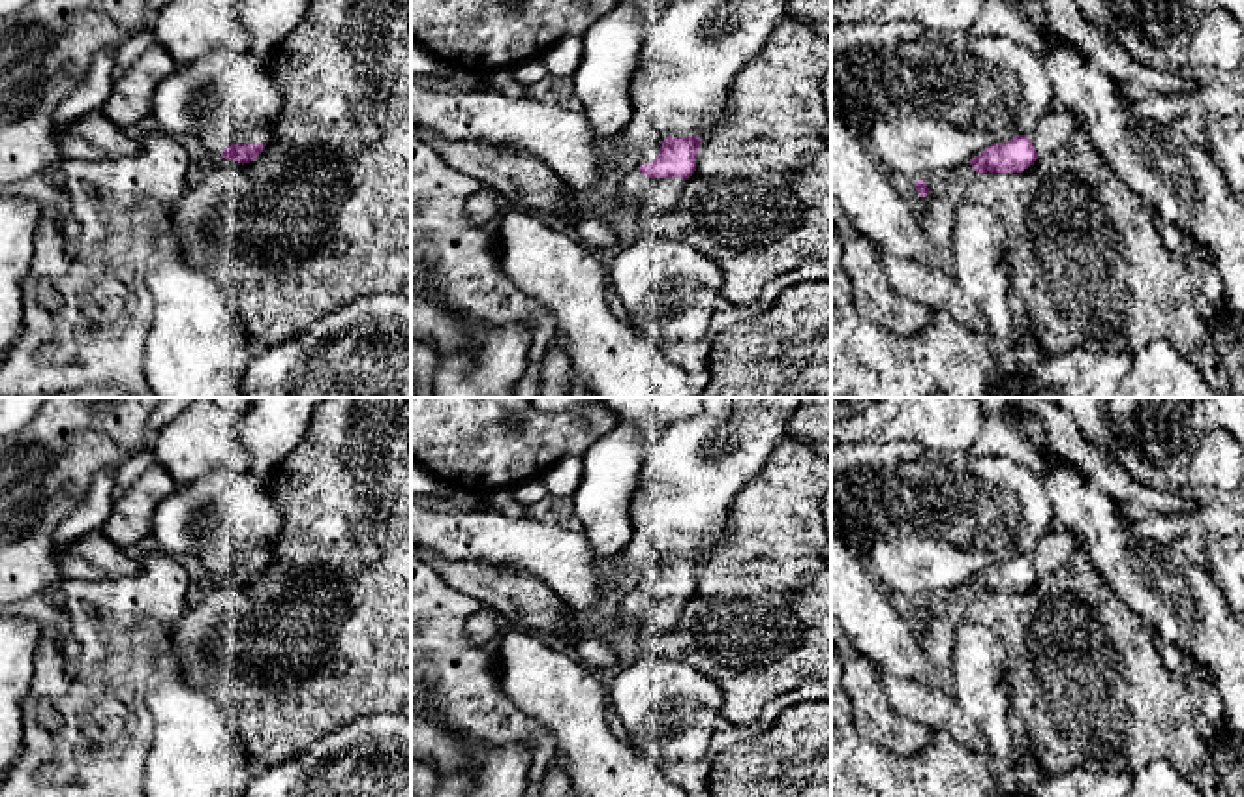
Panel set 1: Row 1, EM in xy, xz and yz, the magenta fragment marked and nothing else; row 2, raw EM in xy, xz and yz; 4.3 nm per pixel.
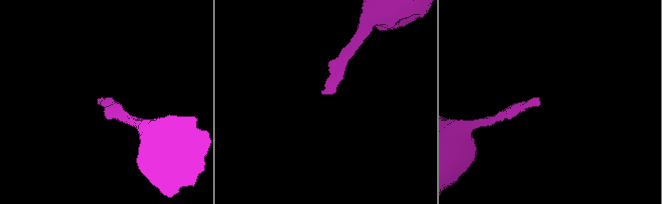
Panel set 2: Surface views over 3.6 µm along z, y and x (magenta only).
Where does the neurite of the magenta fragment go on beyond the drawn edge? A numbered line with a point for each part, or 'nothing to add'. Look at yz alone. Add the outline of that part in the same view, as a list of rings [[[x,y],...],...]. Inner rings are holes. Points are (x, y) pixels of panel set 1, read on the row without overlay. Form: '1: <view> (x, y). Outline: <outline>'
1: yz (1057, 544). Outline: [[[1053,525],[1043,533],[1041,540],[1028,553],[1028,557],[1038,576],[1043,576],[1064,566],[1079,548],[1081,542],[1071,531]]]

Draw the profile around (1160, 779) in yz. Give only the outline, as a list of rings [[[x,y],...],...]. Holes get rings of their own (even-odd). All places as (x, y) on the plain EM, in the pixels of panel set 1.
[[[1156,759],[1135,774],[1092,769],[1049,773],[1030,797],[1205,797],[1167,759]]]

